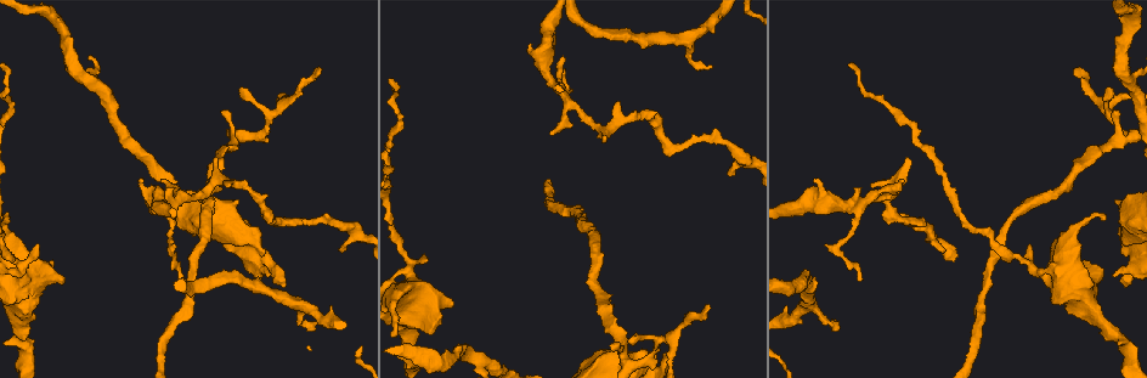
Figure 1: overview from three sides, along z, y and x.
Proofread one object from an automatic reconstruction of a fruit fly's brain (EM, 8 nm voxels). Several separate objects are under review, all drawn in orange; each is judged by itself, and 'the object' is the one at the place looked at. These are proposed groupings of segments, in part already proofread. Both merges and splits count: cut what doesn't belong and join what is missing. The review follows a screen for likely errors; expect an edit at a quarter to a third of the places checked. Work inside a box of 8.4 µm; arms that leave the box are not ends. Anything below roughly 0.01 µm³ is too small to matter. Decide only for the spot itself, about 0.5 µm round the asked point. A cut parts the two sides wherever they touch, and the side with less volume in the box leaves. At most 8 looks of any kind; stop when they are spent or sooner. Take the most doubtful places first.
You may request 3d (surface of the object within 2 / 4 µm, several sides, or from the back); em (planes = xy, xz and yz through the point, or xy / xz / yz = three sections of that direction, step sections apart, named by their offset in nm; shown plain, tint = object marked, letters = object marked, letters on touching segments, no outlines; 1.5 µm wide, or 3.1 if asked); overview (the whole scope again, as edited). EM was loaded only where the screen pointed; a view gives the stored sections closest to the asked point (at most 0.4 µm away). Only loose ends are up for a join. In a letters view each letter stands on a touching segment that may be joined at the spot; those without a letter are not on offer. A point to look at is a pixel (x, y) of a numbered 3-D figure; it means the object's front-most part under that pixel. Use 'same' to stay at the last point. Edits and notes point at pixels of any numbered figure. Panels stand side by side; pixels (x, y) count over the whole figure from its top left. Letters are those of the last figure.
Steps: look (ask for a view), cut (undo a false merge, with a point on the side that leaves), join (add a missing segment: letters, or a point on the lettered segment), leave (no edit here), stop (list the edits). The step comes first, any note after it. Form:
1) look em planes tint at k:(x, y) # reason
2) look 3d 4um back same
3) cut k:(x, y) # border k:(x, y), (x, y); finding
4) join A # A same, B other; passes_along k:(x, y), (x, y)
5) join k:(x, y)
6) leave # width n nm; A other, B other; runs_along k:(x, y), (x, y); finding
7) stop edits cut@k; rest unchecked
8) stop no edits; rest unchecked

look em planes letters at 1:(286, 286) # thick end

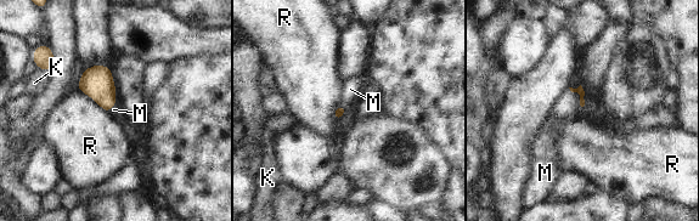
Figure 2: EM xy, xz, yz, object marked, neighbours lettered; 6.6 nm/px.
join M # longest_contact R 280 nm; K other, M same, R other; passes_along 2:(579, 90), (580, 96), (568, 106); the neuron continues

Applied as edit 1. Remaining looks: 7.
look 3d 4um at 1:(318, 68) # tapers out

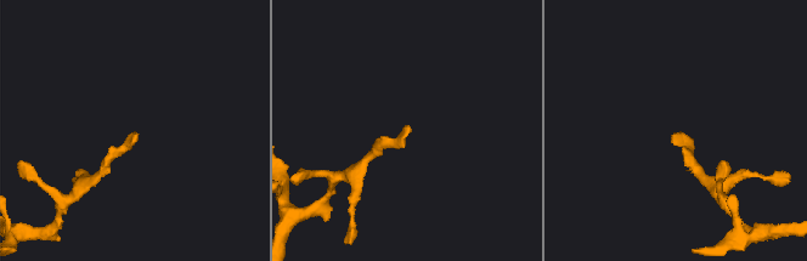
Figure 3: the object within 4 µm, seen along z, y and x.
look em planes tint at 3:(138, 134) # need the tissue

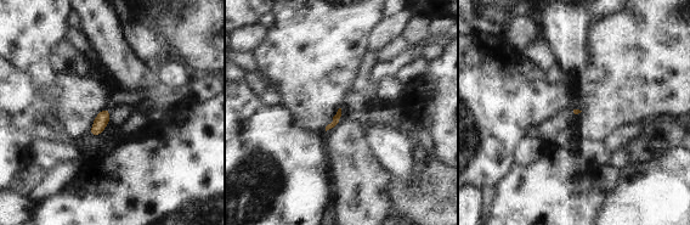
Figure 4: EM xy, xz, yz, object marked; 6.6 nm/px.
look em planes letters same # see the neighbours

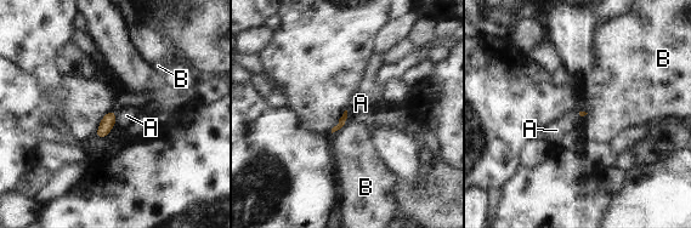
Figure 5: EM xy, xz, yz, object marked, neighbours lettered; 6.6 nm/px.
leave # A other, B other; border 5:(117, 112), (114, 124); no lettered segment goes on from it

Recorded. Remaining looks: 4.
look 3d 2um at 1:(297, 306)

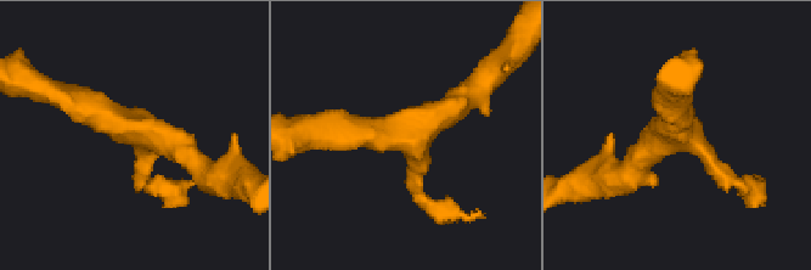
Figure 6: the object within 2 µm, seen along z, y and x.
look em xz step 4 tint at 6:(137, 126) # shape alone is not enough

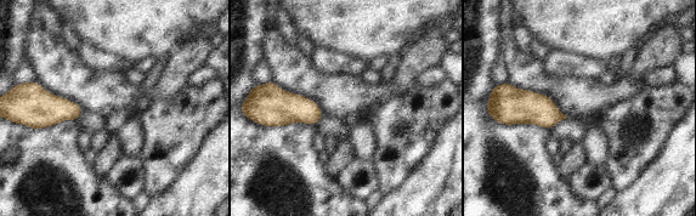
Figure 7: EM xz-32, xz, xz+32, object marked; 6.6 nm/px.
look em xz step 4 letters same # what lies round it

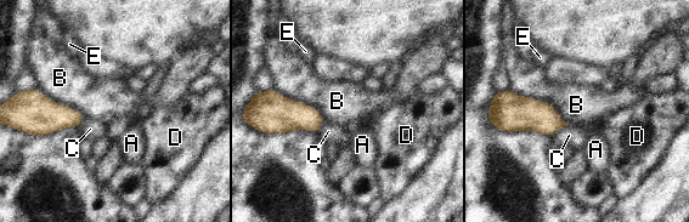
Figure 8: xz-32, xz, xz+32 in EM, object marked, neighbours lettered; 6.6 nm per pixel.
leave # longest_contact B 460 nm; A other, B other, C other, D other, E other; border 8:(509, 89), (546, 101), (569, 124); continuous, no second neuron

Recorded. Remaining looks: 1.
stop edits join@2; rest unchecked

